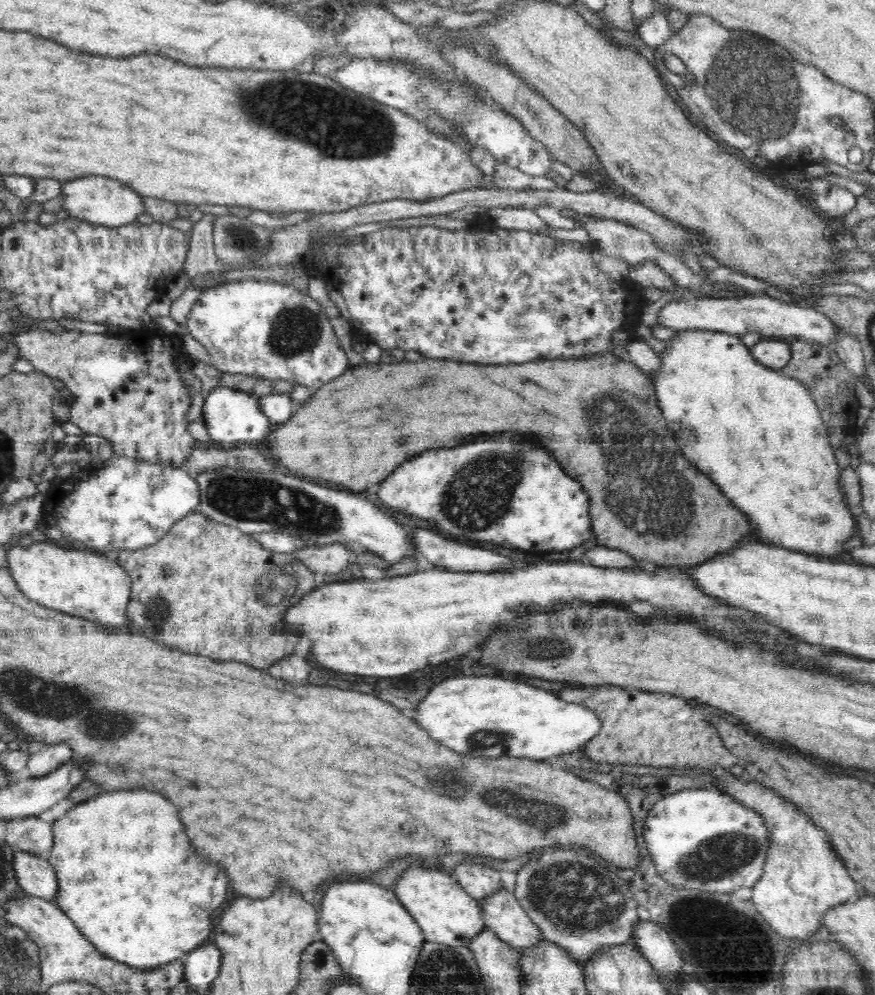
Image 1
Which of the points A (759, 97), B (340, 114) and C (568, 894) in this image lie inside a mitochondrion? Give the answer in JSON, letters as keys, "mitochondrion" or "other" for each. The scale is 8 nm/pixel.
{"A":"mitochondrion","B":"mitochondrion","C":"mitochondrion"}

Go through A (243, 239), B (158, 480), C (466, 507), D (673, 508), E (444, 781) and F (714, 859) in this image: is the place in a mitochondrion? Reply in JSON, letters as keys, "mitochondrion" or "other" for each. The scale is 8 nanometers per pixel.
{"A":"mitochondrion","B":"other","C":"mitochondrion","D":"mitochondrion","E":"mitochondrion","F":"mitochondrion"}

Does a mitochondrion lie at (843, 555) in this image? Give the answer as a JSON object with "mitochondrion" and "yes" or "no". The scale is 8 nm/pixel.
{"mitochondrion":"no"}

